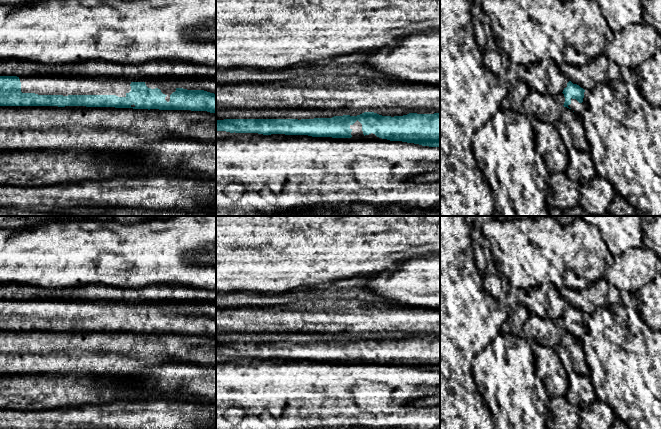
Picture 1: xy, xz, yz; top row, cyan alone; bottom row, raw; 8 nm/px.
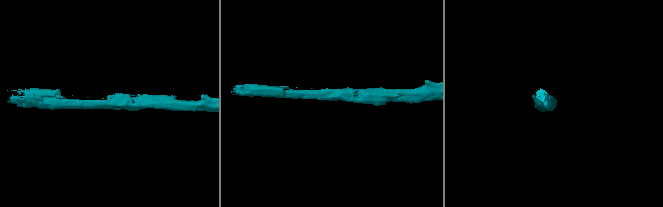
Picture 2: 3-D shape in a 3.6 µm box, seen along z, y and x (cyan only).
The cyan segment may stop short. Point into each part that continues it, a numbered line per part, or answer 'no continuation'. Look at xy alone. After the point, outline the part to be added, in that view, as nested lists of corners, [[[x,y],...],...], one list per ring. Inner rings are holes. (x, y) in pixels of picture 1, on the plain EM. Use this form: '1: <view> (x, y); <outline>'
1: xy (85, 308); [[[92,299],[81,300],[21,300],[22,317],[38,319],[116,319],[126,321],[131,315],[131,306],[126,303],[111,303]]]

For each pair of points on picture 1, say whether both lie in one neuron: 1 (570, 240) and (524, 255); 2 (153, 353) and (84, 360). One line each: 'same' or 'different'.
1: same
2: same

